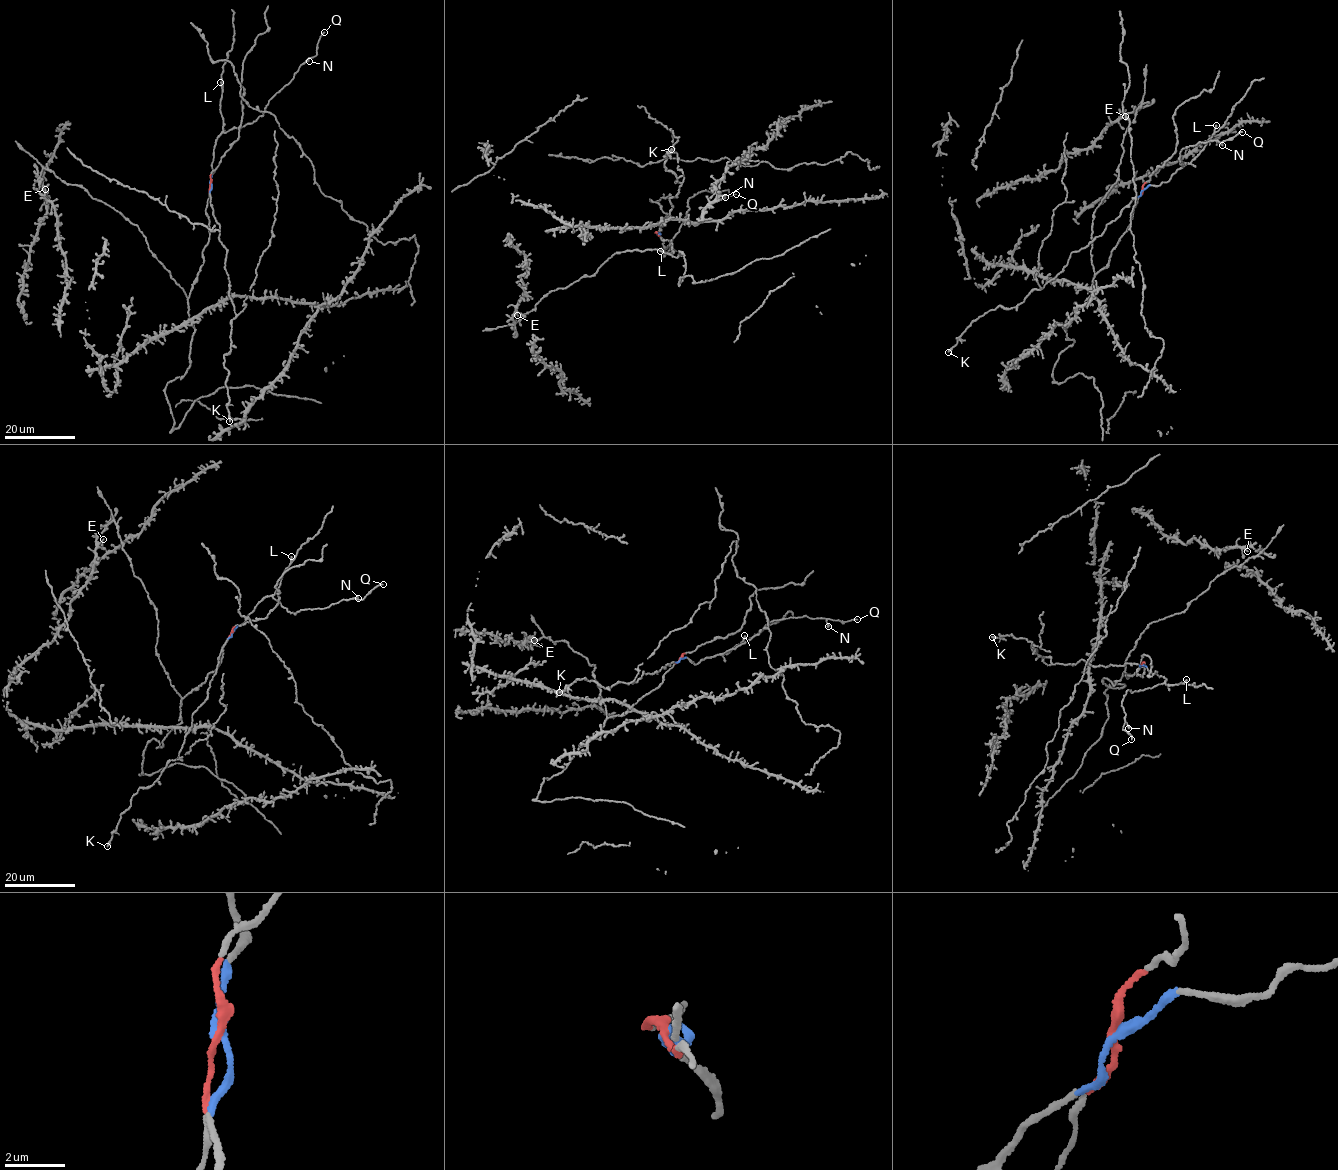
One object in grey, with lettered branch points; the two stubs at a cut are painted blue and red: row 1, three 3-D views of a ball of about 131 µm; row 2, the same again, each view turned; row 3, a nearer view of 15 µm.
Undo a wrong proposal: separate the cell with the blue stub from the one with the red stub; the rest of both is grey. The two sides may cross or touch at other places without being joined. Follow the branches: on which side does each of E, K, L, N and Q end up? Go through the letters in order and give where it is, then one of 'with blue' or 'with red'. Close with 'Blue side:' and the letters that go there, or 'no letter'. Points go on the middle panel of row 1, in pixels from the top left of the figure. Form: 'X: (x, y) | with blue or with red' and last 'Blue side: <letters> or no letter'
E: (517, 315) | with red
K: (671, 149) | with blue
L: (660, 251) | with blue
N: (725, 197) | with blue
Q: (736, 194) | with blue
Blue side: K, L, N, Q

